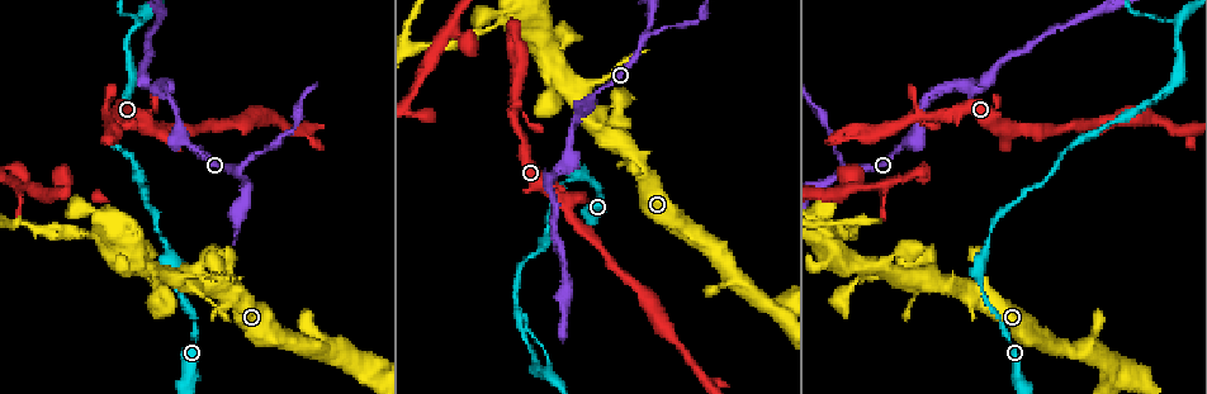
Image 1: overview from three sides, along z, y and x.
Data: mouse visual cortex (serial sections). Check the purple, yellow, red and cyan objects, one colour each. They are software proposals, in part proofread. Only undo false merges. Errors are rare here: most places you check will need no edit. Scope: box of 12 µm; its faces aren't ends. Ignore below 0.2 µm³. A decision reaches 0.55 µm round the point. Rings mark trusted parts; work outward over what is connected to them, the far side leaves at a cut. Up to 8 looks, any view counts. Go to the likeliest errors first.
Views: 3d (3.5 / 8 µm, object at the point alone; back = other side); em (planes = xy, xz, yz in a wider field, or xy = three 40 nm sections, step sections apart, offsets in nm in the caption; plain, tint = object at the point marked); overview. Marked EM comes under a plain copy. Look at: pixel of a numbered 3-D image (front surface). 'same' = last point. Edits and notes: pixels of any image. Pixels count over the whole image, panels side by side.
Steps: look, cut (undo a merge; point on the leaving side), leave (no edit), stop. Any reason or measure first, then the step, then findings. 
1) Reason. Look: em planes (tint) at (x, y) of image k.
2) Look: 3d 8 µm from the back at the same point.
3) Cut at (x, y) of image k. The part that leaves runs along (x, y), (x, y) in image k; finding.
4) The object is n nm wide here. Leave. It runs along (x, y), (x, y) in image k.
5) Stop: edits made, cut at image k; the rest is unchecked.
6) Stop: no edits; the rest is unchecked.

Two arms in line, one across. Look: 3d 8 µm at (642, 36) of image 1.

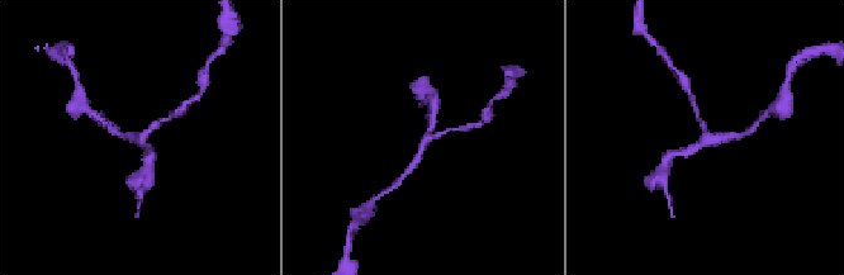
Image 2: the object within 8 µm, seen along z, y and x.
Look: 3d 3.5 µm at (141, 139) of image 2.

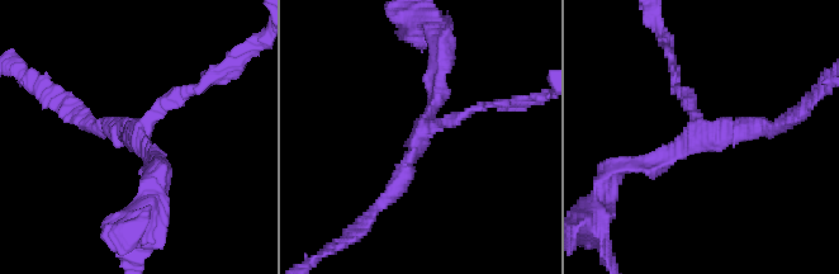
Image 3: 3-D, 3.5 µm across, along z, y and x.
Leave. It runs along (383, 201), (437, 100), (437, 65) in image 3; one cell here.

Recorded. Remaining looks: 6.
A fork. Look: 3d 3.5 µm from the back at (140, 23) of image 1.

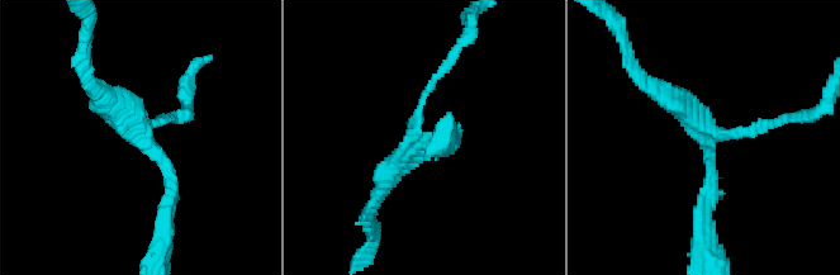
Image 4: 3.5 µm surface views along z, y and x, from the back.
3 arms meet here; the arms are 100, 200, 250 nm wide. Look: em planes (tint) at (705, 130) of image 4.

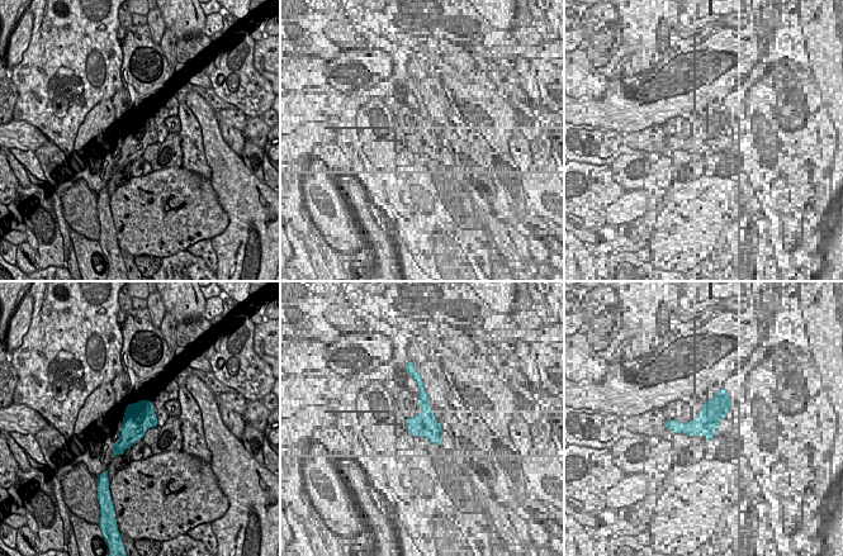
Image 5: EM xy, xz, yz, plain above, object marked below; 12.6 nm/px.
Leave. It runs along (171, 205), (167, 166), (94, 85) in image 4; continuous, no second cell.

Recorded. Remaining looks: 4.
Thin neck. Look: 3d 3.5 µm at (481, 34) of image 1.

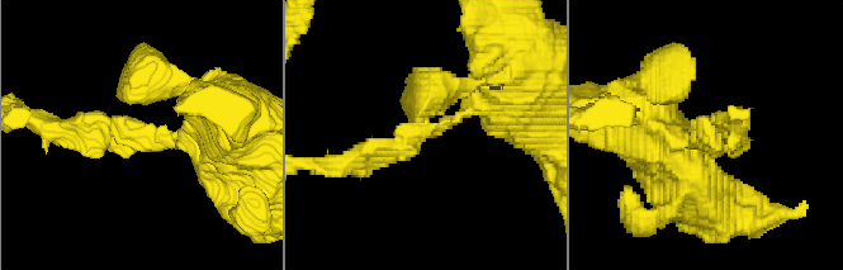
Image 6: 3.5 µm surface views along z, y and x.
The arms are 200, 400 nm wide; now the EM. Look: em planes (tint) at (704, 137) of image 6.

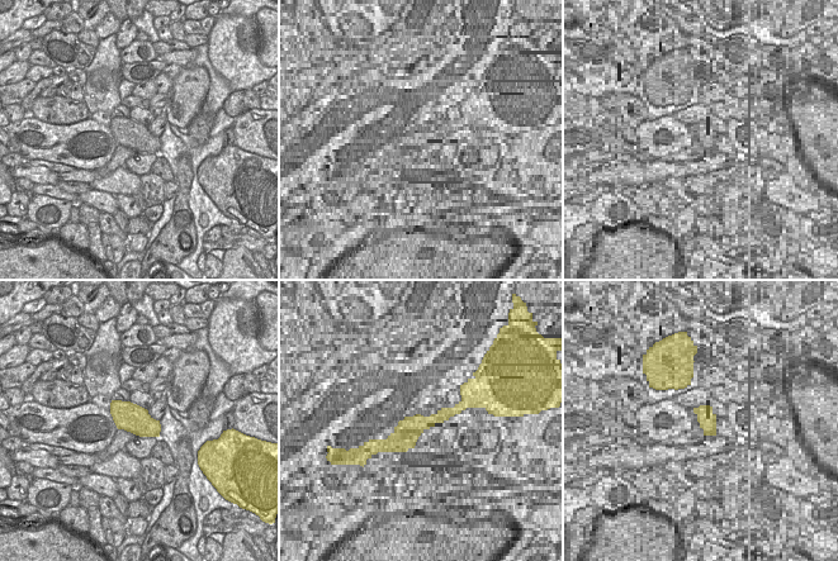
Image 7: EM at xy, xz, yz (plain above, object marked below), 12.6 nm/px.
Another direction. Look: em xy step 2 (tint) at the same point.

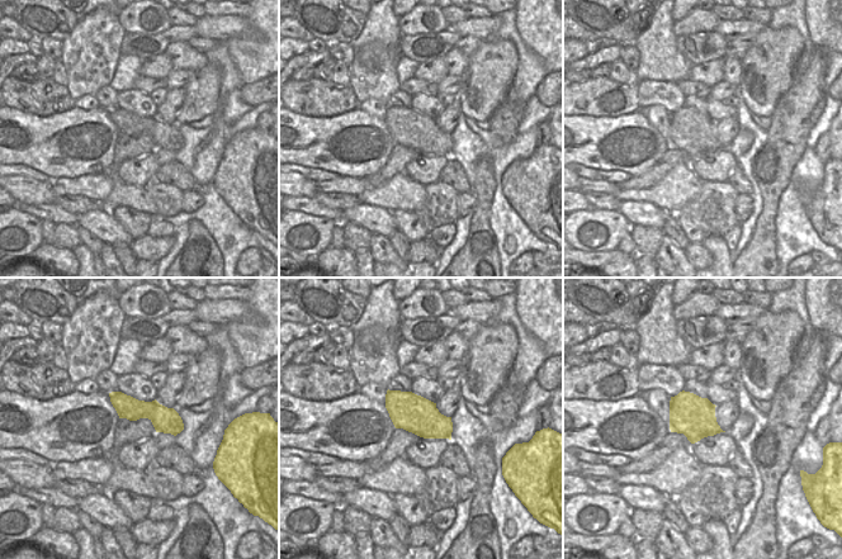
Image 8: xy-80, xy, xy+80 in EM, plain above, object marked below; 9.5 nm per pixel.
Cut at (48, 123) of image 6. The part that leaves runs along (105, 140), (36, 121) in image 6; two cells meet here.

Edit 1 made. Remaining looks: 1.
Stop: edits made, cut at image 6; the rest is unchecked.

